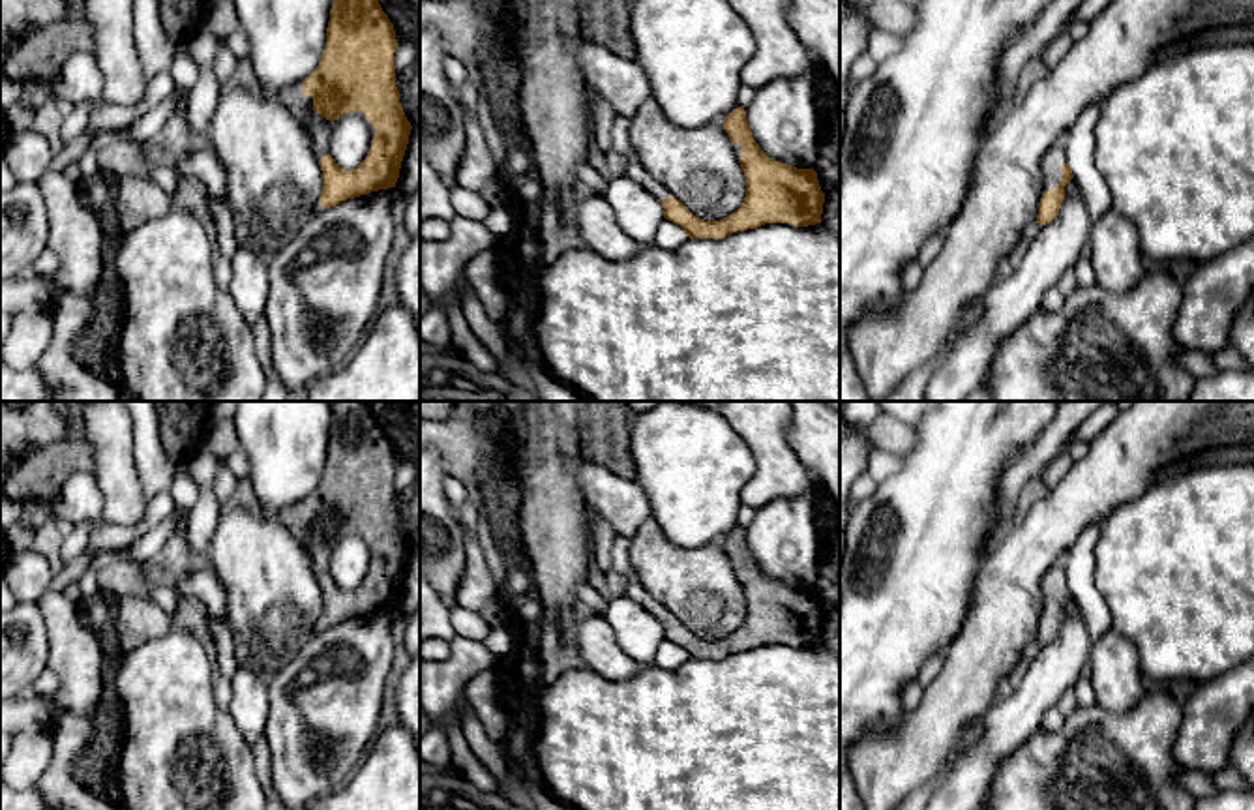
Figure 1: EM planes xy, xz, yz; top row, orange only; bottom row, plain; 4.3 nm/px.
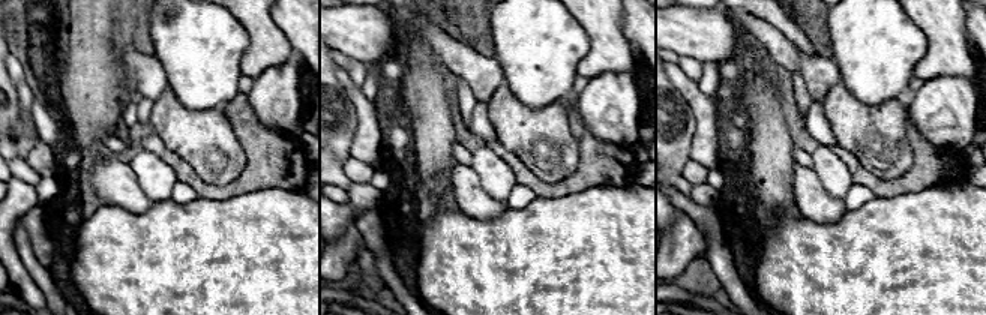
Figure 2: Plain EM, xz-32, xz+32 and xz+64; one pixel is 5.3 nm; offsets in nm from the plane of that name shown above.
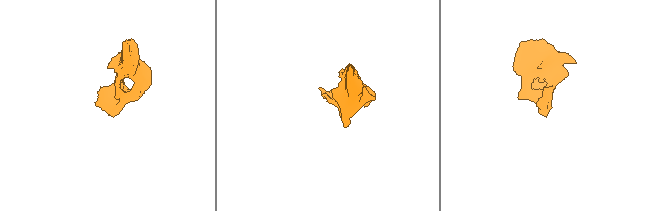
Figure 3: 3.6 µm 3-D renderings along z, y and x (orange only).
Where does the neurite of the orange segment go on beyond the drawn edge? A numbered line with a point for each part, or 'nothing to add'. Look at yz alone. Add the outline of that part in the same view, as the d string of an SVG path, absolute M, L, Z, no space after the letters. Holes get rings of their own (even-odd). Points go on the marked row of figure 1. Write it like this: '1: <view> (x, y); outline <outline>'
1: yz (1052, 162); outline M1057 142L1042 159L1044 191L1057 188L1063 163L1067 163L1067 150L1063 142Z

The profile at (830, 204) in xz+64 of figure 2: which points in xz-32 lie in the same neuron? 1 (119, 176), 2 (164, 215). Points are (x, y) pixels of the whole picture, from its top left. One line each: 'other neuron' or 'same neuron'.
1: same neuron
2: other neuron

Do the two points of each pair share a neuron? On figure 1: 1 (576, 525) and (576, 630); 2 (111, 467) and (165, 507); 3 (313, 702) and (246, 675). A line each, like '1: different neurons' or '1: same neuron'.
1: different neurons
2: different neurons
3: different neurons

